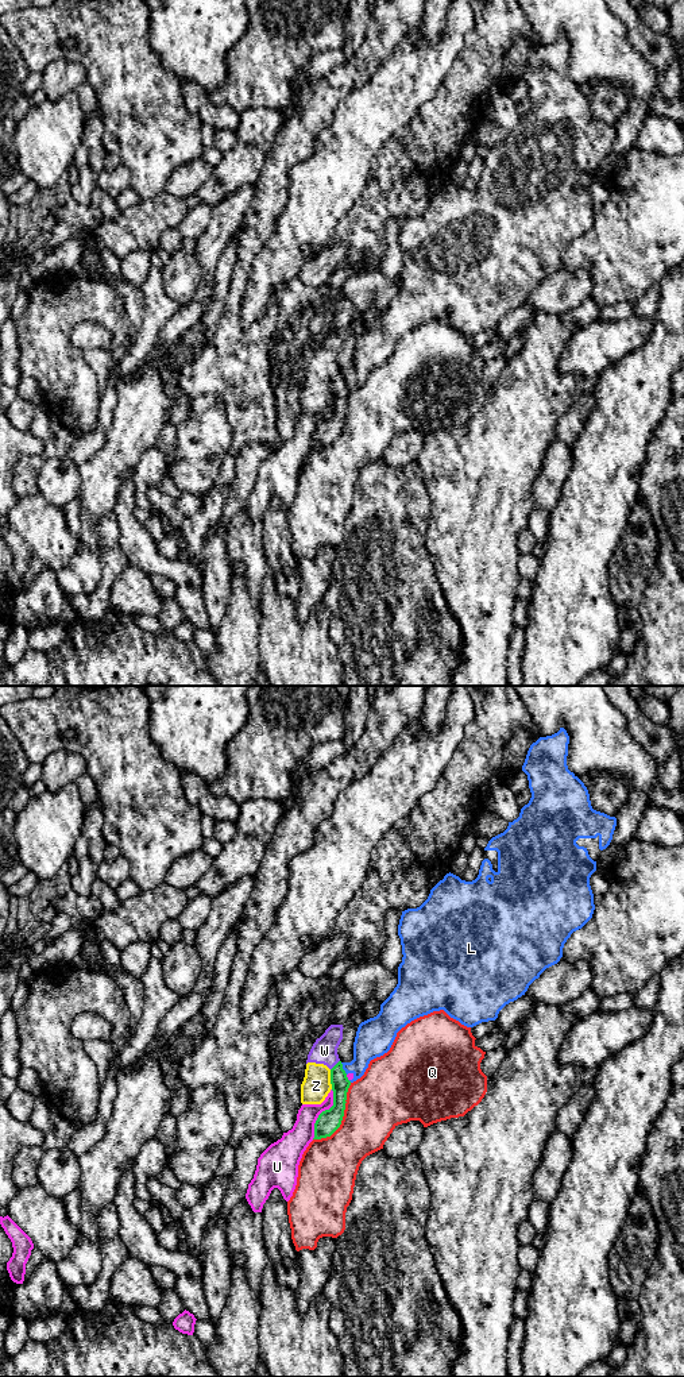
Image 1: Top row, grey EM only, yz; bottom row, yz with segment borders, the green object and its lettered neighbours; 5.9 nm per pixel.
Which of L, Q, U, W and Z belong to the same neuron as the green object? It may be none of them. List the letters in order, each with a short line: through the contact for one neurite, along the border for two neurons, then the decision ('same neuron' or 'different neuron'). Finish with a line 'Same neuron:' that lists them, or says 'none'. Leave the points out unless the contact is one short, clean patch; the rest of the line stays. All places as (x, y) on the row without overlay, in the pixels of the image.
L: yz (340, 371), (347, 382) | different neuron
Q: different neuron
U: different neuron
W: yz (339, 369), (331, 378) | different neuron
Z: different neuron
Same neuron: none

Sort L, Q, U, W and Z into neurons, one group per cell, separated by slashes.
L U / Q / W Z

